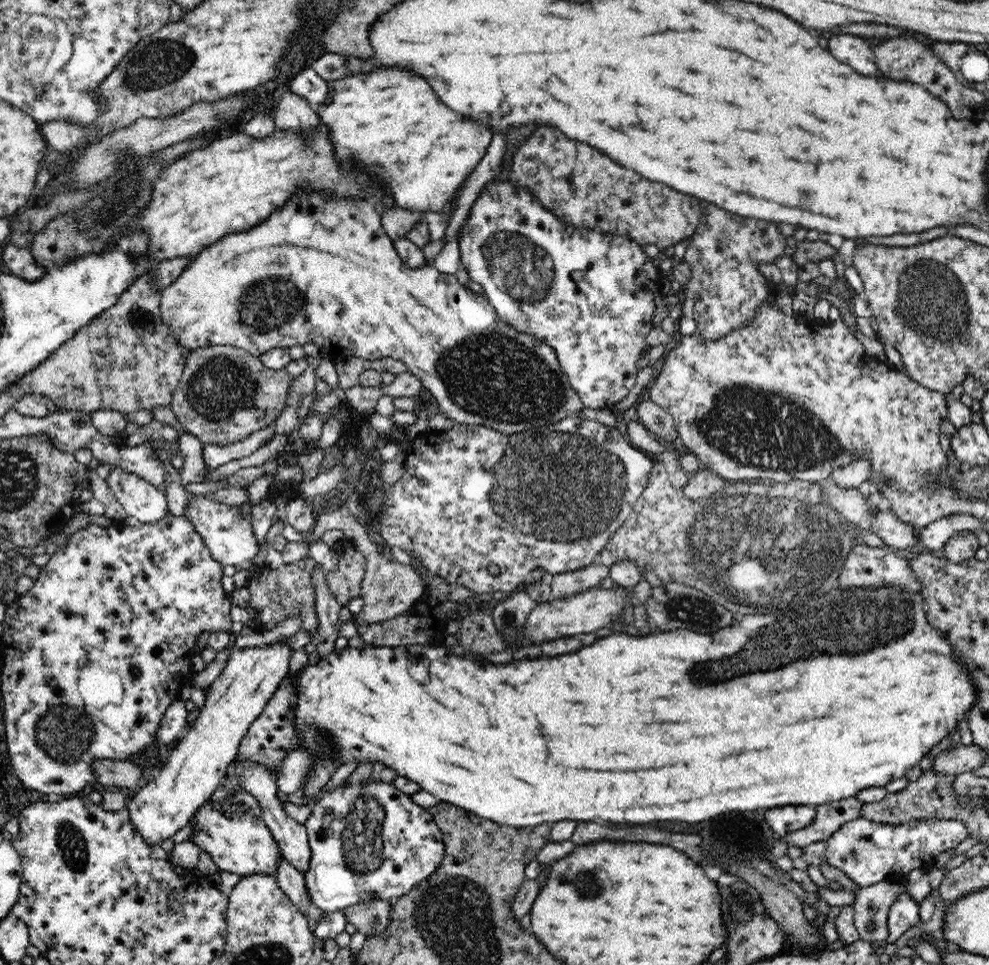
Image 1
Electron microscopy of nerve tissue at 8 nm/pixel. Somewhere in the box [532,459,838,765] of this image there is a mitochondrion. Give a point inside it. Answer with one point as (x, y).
(728, 532)

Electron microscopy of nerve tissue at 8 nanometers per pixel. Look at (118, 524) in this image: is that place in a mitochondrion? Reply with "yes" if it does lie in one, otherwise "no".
no

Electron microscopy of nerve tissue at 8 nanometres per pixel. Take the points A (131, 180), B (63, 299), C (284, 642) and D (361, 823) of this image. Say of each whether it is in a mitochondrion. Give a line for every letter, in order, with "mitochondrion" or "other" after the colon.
A: mitochondrion
B: other
C: other
D: mitochondrion

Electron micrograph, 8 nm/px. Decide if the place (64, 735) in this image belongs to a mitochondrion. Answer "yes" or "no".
yes

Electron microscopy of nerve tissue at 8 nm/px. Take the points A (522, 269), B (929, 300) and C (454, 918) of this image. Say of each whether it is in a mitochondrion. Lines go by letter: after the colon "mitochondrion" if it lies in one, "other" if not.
A: mitochondrion
B: mitochondrion
C: mitochondrion

